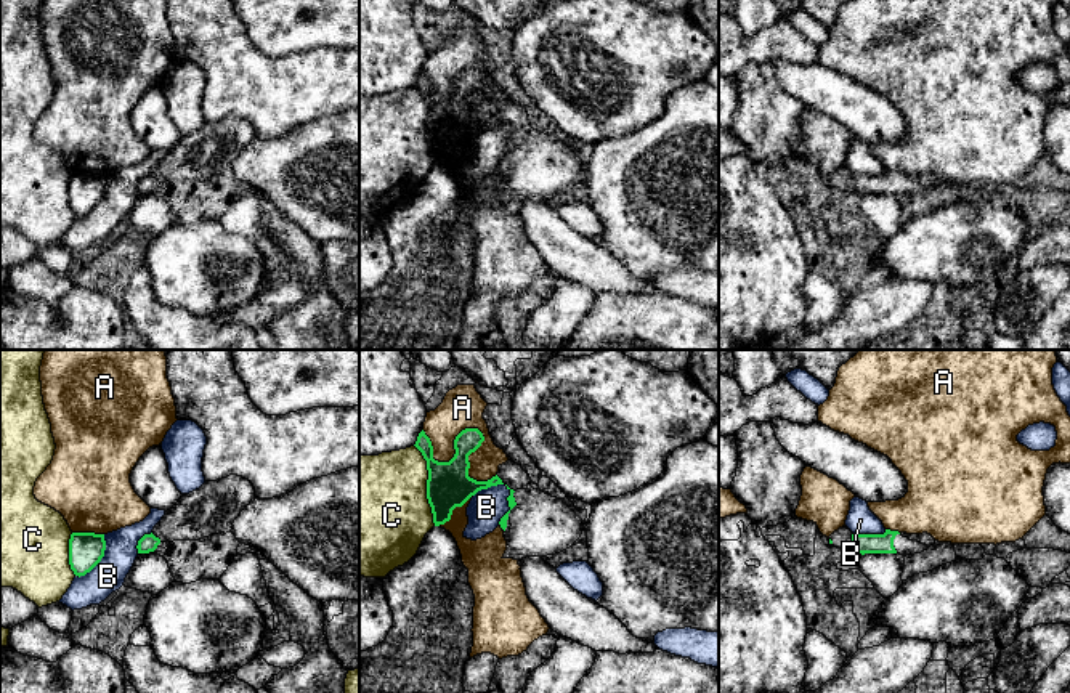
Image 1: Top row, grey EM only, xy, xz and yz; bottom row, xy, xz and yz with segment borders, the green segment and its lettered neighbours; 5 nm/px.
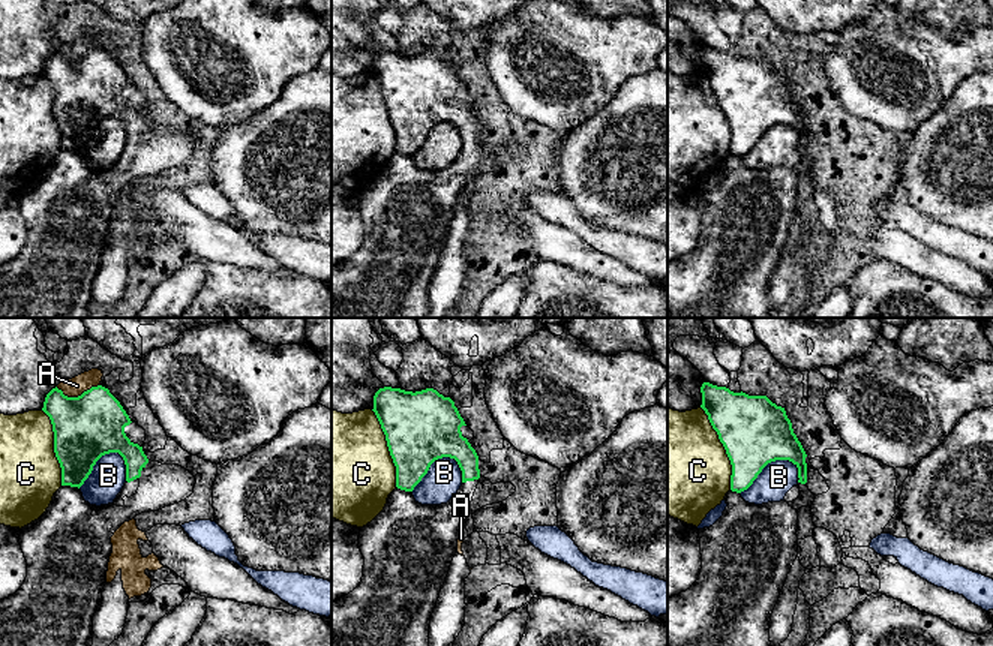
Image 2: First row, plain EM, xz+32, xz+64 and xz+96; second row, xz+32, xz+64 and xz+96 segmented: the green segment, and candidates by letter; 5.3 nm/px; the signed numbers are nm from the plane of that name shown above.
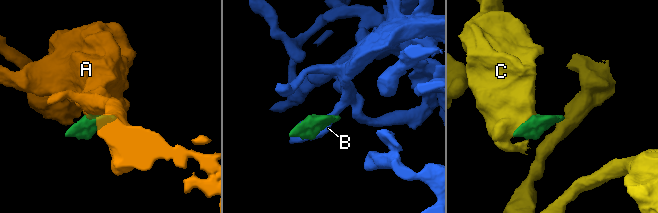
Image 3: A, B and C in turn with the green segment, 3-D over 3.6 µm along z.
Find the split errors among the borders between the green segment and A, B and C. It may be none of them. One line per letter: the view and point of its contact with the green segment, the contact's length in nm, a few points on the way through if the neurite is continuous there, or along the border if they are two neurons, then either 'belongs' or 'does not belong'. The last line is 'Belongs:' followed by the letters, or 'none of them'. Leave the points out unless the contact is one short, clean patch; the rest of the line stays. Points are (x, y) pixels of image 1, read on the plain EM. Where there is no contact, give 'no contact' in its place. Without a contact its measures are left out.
A: meets green in xz at (470, 69); contact 440 nm long; does not belong
B: meets green in xz at (509, 145); contact 200 nm long; does not belong
C: meets green in xz at (427, 125); contact 420 nm long; does not belong
Belongs: none of them

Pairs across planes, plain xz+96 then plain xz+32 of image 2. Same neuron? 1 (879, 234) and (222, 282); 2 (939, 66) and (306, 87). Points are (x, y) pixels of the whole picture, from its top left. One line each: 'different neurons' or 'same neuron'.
1: different neurons
2: different neurons

